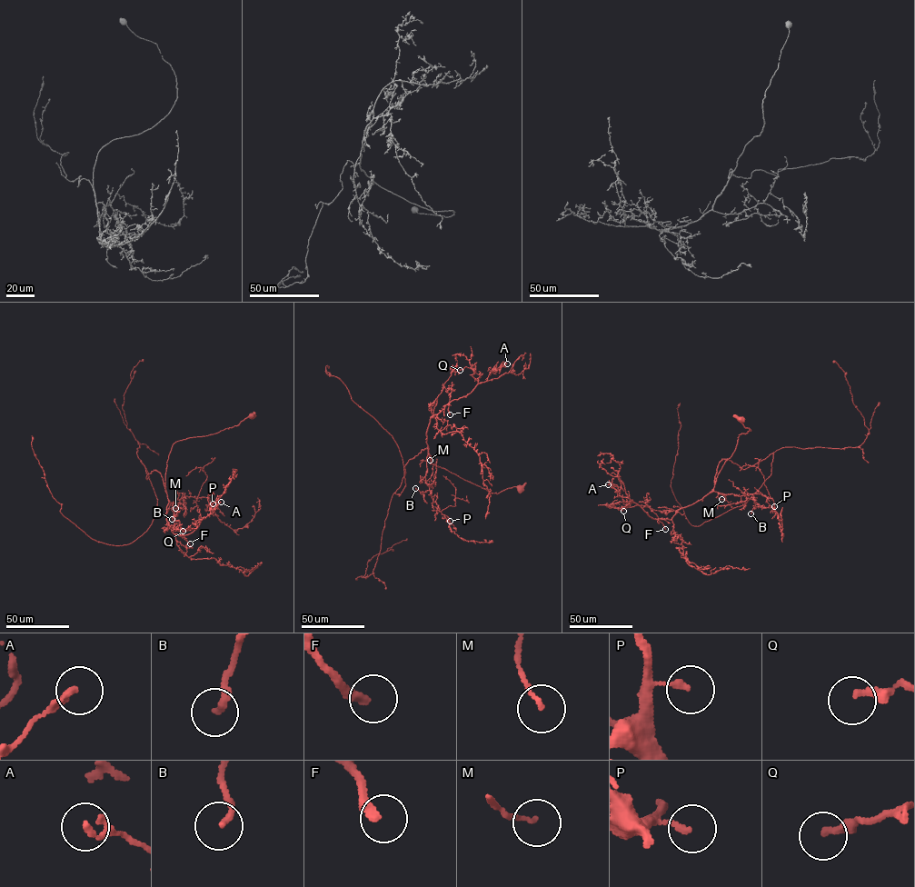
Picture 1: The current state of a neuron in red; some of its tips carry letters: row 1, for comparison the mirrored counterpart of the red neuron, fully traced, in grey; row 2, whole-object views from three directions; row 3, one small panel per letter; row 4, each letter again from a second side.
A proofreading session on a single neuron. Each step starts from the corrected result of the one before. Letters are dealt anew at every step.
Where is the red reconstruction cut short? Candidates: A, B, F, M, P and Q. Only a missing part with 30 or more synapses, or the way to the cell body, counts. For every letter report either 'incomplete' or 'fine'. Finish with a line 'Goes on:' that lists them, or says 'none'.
A: fine
B: incomplete
F: incomplete
M: fine
P: fine
Q: fine
Goes on: B, F

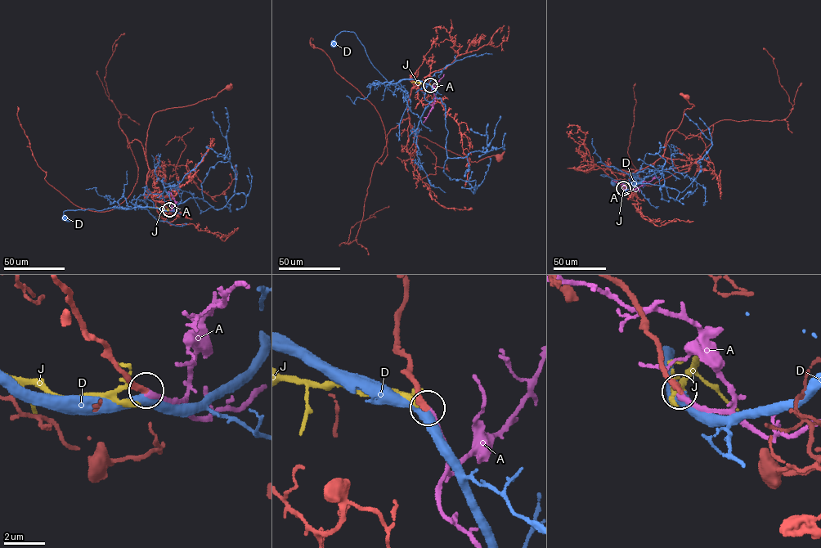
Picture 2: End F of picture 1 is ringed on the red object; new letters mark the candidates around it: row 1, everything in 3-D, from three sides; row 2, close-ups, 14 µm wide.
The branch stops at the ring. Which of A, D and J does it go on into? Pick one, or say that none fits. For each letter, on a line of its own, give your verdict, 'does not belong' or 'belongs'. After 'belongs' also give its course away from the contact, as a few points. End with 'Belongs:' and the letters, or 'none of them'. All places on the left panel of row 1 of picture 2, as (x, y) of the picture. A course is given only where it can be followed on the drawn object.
A: belongs; course (168, 209), (172, 211), (177, 208), (168, 191)
D: does not belong
J: does not belong
Belongs: A

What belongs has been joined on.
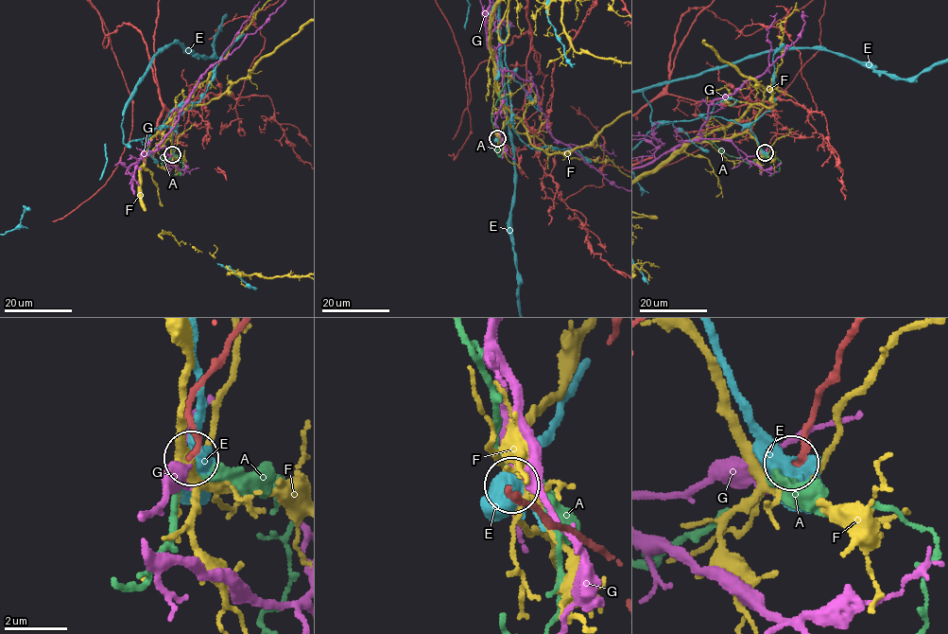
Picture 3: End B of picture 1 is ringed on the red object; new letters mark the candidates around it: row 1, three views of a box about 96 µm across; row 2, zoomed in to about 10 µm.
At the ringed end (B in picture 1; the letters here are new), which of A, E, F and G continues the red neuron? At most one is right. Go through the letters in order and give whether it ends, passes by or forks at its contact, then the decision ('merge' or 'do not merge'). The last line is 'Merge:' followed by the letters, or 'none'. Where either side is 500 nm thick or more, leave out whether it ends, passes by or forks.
A: it passes by; merge
E: it forks there; do not merge
F: it passes by; do not merge
G: it passes by; do not merge
Merge: A

